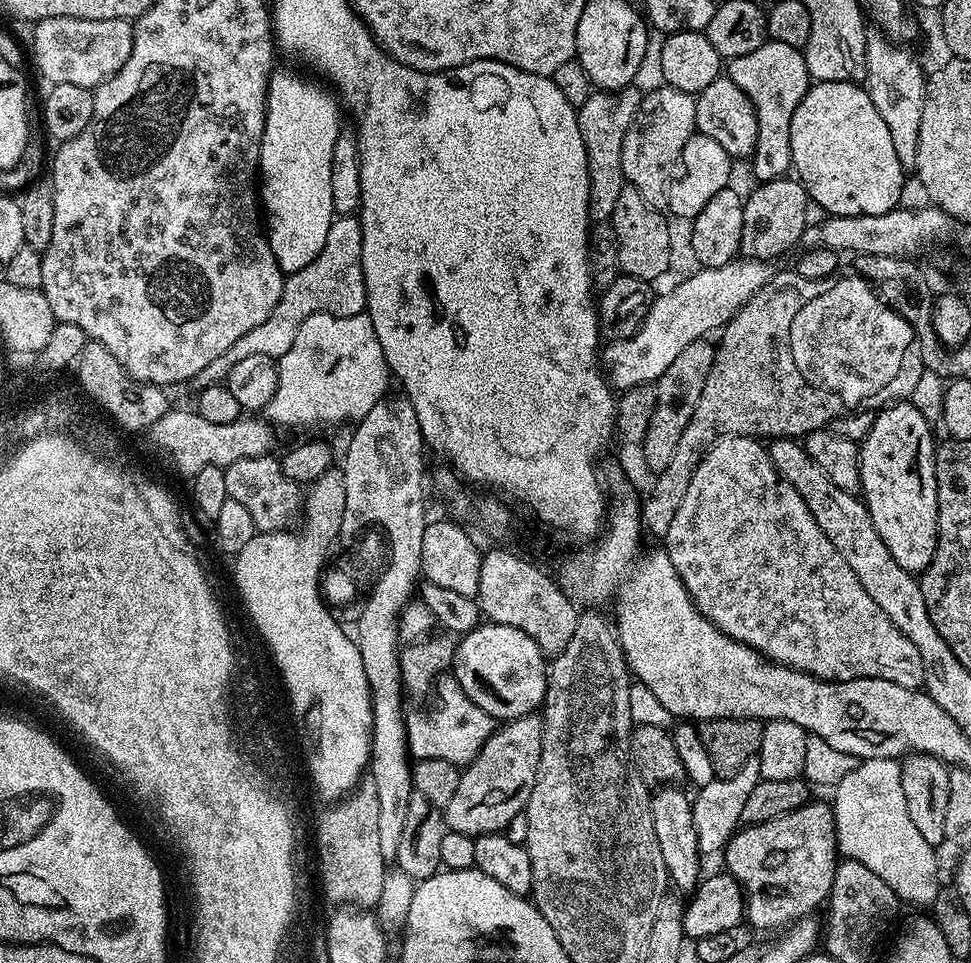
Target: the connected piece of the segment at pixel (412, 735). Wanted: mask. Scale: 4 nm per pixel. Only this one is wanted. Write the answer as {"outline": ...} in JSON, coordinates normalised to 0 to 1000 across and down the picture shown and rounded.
{"outline":[[[457,700],[449,708],[447,722],[444,724],[445,732],[438,739],[421,738],[418,744],[420,758],[420,779],[425,790],[429,789],[458,789],[471,795],[481,795],[492,787],[501,769],[506,766],[509,759],[509,749],[496,733],[492,733],[478,720],[469,701]]]}

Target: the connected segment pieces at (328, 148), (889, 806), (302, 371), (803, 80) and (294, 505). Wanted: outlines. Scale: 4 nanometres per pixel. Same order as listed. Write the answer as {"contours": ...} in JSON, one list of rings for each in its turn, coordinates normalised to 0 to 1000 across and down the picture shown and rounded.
{"contours":[[[[288,73],[281,74],[276,82],[274,127],[268,148],[266,204],[274,225],[278,260],[282,260],[282,268],[294,285],[319,276],[319,272],[332,264],[336,243],[340,243],[340,235],[346,224],[344,201],[340,201],[340,183],[346,144],[352,140],[352,112],[347,101],[331,87],[324,87],[305,75]]],[[[887,789],[883,792],[880,800],[875,800],[875,804],[871,804],[871,808],[867,808],[859,816],[861,828],[855,831],[857,836],[857,844],[861,850],[861,879],[866,890],[886,895],[888,899],[892,899],[892,903],[898,903],[900,908],[904,908],[904,912],[908,912],[908,916],[912,916],[912,920],[917,920],[917,924],[921,924],[921,928],[932,940],[935,939],[953,939],[959,941],[964,938],[964,931],[969,929],[968,910],[964,907],[964,885],[965,882],[950,870],[950,866],[945,866],[945,861],[941,859],[941,854],[937,849],[936,843],[933,841],[933,825],[929,825],[929,808],[927,807],[927,793],[923,789]]],[[[375,324],[364,328],[323,326],[315,330],[307,347],[303,347],[299,363],[286,371],[284,383],[286,405],[282,405],[282,413],[278,413],[270,428],[276,439],[285,445],[325,444],[329,440],[361,441],[377,434],[377,430],[381,430],[381,426],[385,426],[385,422],[396,414],[401,406],[402,387],[398,368],[393,368],[393,355],[389,355],[389,347],[385,347],[385,334]]],[[[790,40],[785,48],[781,48],[781,52],[772,52],[772,56],[764,56],[764,60],[749,63],[748,79],[756,85],[756,89],[760,89],[760,93],[764,93],[764,98],[768,98],[768,102],[772,102],[781,123],[781,147],[778,158],[772,163],[774,179],[780,183],[778,186],[783,189],[804,186],[811,180],[807,178],[816,174],[814,127],[818,123],[818,114],[822,114],[822,106],[826,106],[826,102],[832,97],[834,90],[834,80],[827,53],[818,48],[809,48],[809,44]]],[[[277,471],[266,476],[245,476],[236,486],[231,487],[233,492],[233,509],[236,519],[253,525],[257,538],[262,538],[265,553],[291,552],[300,549],[301,544],[311,536],[311,507],[310,504],[295,496],[290,484],[283,472]]]]}

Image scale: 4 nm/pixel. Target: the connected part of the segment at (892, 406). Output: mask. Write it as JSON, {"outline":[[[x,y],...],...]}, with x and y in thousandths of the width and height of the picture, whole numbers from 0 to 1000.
{"outline":[[[938,417],[916,418],[913,422],[907,423],[901,429],[896,447],[890,452],[890,456],[885,458],[886,466],[886,511],[894,533],[896,534],[896,542],[900,542],[900,550],[904,550],[904,559],[908,559],[908,563],[912,563],[912,571],[917,571],[921,584],[925,584],[925,588],[929,588],[929,592],[946,596],[953,594],[958,588],[958,584],[964,574],[964,547],[966,546],[966,509],[964,508],[964,466],[965,458],[960,458],[960,440],[958,436],[950,431]]]}

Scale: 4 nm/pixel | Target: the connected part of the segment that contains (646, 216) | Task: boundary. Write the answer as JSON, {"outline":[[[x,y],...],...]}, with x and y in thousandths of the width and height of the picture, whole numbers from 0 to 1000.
{"outline":[[[644,193],[636,201],[636,210],[628,225],[628,240],[636,251],[635,274],[640,283],[656,287],[668,293],[675,293],[692,274],[692,241],[684,229],[685,221],[671,216],[650,193]]]}

